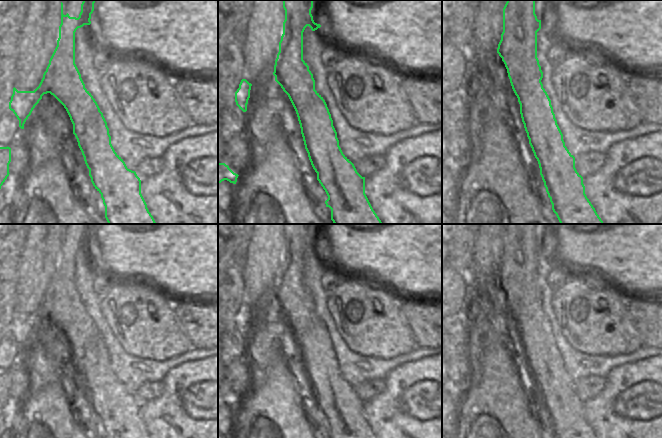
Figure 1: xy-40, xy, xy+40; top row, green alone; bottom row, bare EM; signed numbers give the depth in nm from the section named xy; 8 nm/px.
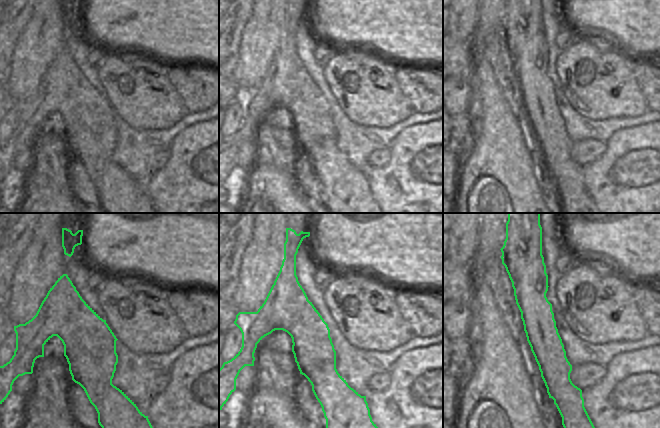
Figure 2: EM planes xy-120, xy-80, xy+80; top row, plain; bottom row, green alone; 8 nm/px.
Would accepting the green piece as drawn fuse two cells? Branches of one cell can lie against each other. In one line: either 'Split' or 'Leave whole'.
Split

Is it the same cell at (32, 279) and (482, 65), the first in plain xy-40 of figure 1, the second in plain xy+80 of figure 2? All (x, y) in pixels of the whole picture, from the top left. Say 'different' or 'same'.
different

